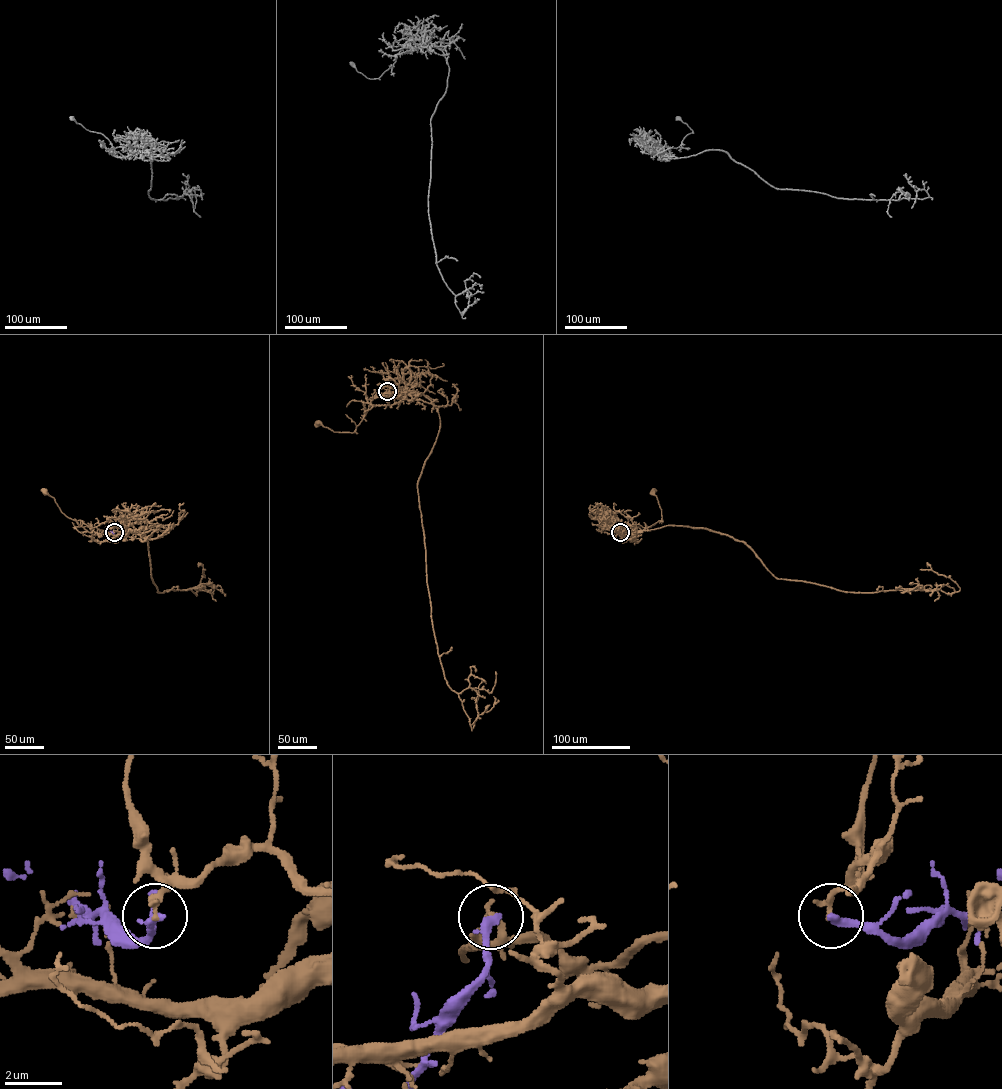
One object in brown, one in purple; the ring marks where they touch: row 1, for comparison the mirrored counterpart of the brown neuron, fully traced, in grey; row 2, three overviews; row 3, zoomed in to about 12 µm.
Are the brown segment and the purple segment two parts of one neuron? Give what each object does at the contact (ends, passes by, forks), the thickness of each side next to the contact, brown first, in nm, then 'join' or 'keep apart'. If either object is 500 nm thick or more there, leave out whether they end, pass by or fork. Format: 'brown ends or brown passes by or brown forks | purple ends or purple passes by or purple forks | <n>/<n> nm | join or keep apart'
brown ends | purple ends | 240/320 nm | keep apart

